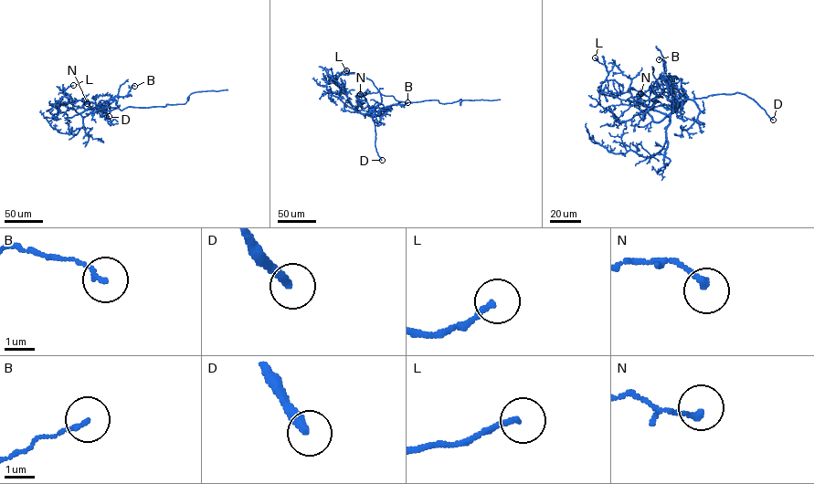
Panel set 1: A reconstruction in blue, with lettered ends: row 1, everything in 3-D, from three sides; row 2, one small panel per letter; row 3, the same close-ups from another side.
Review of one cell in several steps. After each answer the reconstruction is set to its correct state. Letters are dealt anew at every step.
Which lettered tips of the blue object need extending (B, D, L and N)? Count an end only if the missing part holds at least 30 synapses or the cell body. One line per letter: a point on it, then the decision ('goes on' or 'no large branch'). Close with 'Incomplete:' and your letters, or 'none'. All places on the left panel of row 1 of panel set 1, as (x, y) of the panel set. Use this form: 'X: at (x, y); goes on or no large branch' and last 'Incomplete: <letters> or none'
B: at (134, 86); no large branch
D: at (109, 116); goes on
L: at (73, 85); no large branch
N: at (87, 103); no large branch
Incomplete: D

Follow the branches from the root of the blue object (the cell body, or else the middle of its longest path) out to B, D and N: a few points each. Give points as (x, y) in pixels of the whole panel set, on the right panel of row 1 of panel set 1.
B: (645, 101), (639, 100), (657, 98), (671, 88), (688, 98), (682, 89), (661, 80), (665, 65), (659, 59)
D: (645, 101), (639, 100), (657, 98), (665, 89), (671, 88), (685, 99), (739, 92), (753, 99), (773, 120)
N: (645, 101), (639, 100), (657, 98), (665, 89), (671, 88), (684, 98), (676, 106), (659, 86), (640, 93)

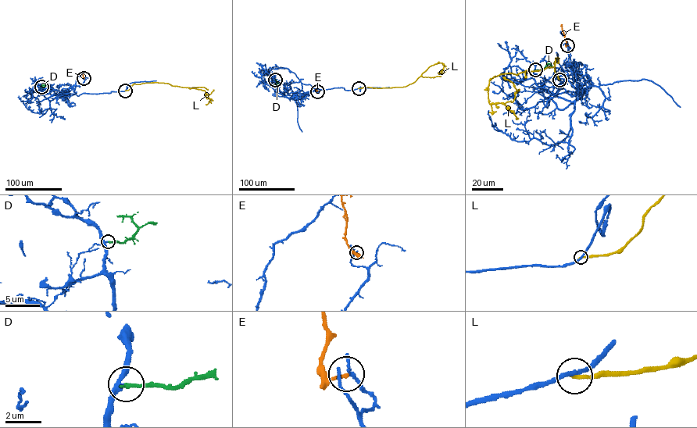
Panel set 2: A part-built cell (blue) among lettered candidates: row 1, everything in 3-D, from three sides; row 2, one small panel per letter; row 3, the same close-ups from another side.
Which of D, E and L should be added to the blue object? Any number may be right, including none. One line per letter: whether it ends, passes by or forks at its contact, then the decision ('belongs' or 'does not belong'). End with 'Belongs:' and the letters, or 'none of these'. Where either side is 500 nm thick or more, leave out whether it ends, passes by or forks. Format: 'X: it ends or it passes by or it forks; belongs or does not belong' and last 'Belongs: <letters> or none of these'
D: it ends; belongs
E: it ends; does not belong
L: it ends; does not belong
Belongs: D

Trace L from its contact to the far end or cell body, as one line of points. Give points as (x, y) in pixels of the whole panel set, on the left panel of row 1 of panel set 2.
L: (125, 90), (134, 83), (163, 83), (204, 90), (209, 99), (205, 94), (214, 90)

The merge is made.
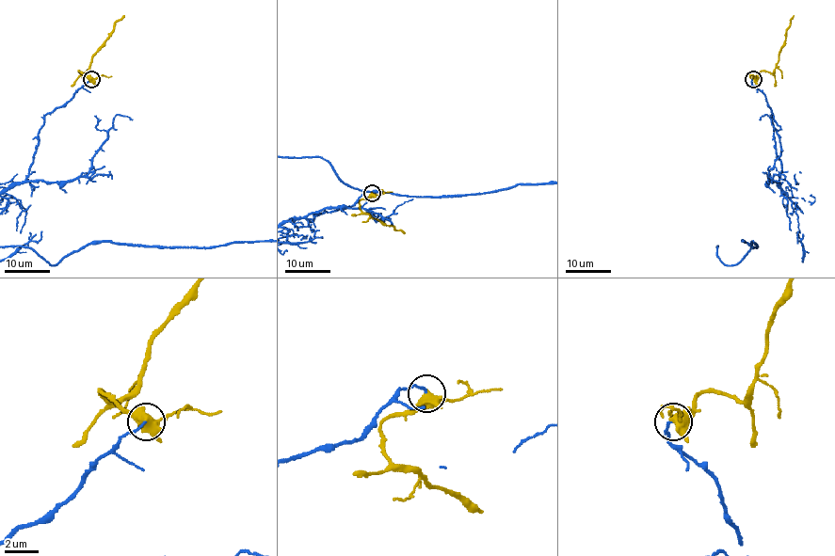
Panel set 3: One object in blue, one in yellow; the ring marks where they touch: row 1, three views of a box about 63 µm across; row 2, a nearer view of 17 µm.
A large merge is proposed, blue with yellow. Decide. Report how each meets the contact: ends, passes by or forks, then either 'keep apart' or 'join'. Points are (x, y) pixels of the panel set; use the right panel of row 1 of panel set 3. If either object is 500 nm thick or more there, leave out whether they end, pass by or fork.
blue ends there; yellow forks there; join

